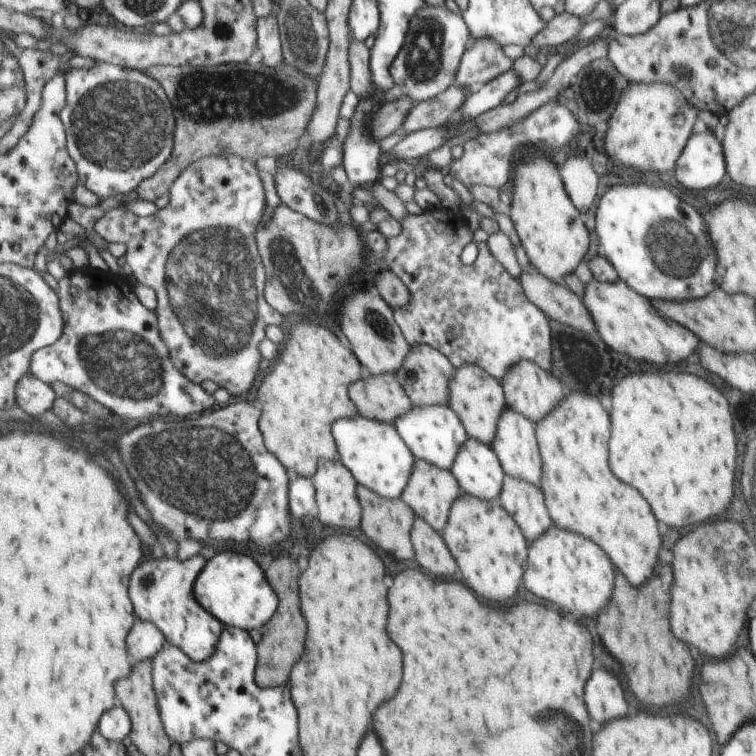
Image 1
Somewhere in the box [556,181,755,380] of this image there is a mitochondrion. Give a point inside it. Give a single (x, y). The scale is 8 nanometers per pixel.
(673, 247)

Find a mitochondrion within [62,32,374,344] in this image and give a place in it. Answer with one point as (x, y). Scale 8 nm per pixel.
(115, 125)

